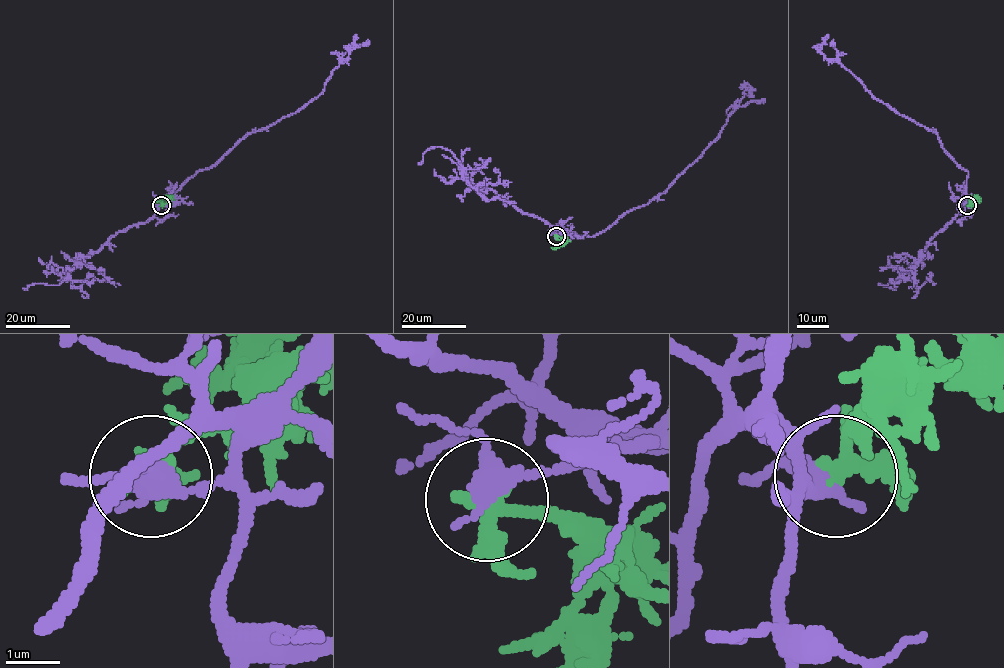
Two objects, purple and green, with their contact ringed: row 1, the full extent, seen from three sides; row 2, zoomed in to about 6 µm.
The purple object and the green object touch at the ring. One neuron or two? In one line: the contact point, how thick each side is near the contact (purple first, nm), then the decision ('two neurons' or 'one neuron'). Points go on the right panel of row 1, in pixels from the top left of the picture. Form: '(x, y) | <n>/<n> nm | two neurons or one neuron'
(967, 205) | 360/320 nm | two neurons

